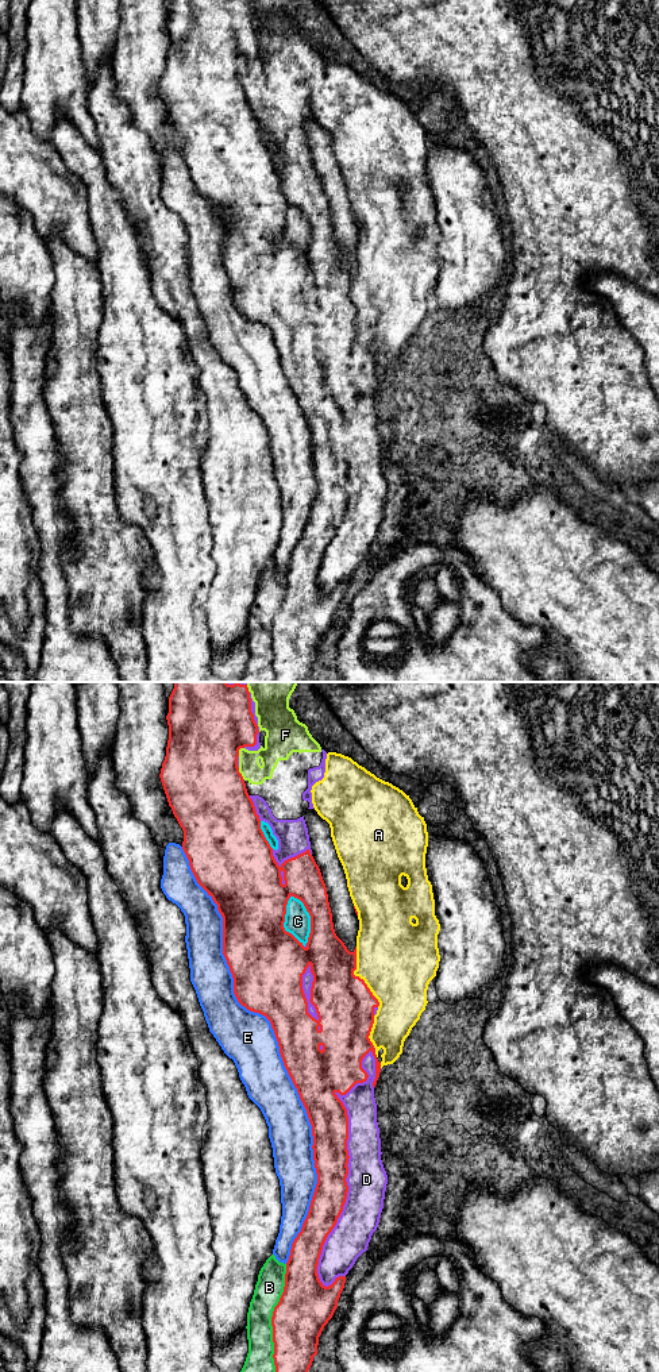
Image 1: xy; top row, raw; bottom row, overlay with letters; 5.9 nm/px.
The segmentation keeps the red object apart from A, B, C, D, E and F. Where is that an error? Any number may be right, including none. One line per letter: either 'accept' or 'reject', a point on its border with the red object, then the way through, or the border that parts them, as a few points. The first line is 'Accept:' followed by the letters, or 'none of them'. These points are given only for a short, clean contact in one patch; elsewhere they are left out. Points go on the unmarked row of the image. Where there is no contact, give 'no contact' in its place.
Accept: none of them
A: reject | xy (358, 285)
B: reject | xy (272, 627)
C: reject | xy (284, 230)
D: reject | xy (347, 471)
E: reject | xy (280, 358)
F: reject | xy (241, 83)

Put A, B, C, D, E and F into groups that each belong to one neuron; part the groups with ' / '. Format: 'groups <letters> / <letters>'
groups A / B / C / D F / E

